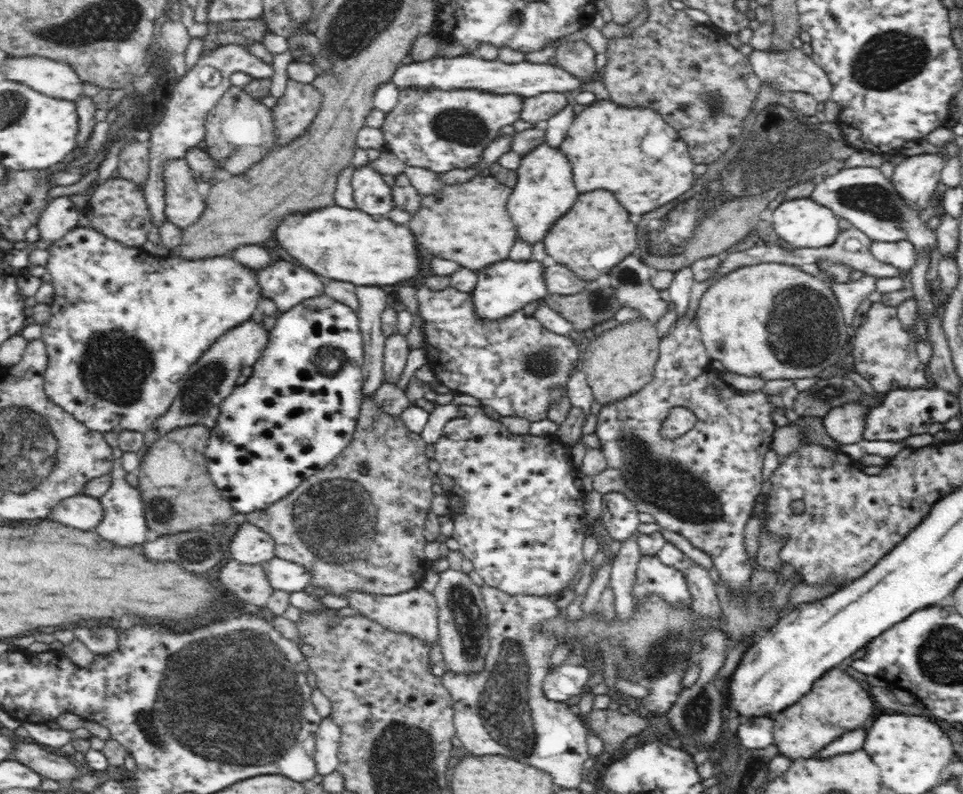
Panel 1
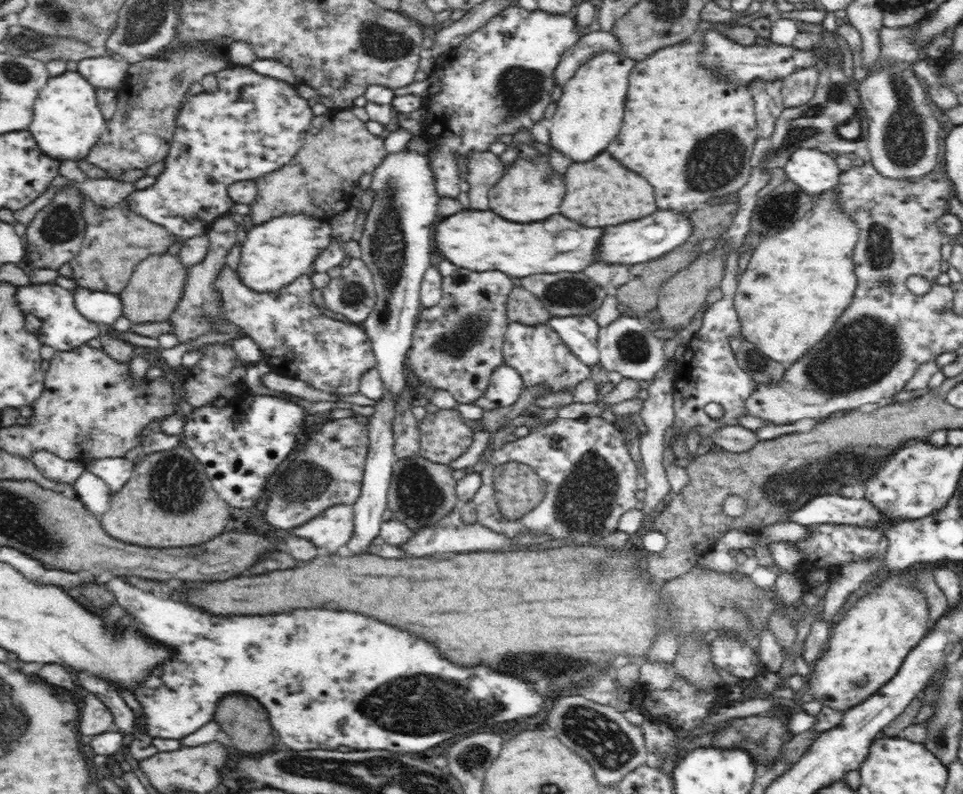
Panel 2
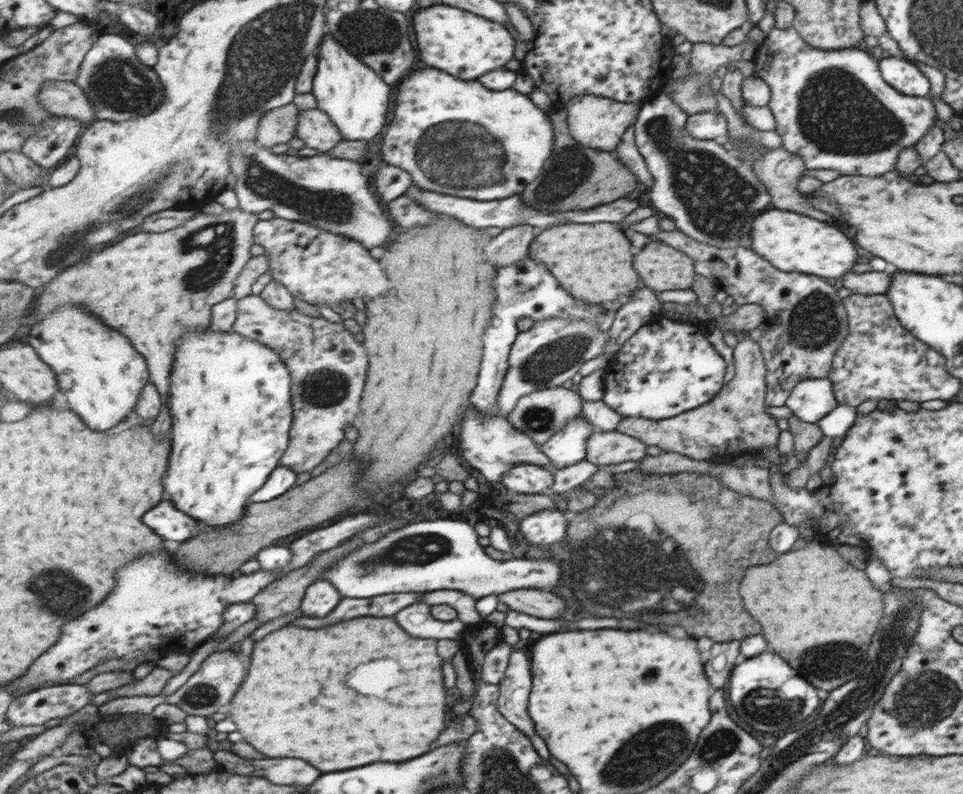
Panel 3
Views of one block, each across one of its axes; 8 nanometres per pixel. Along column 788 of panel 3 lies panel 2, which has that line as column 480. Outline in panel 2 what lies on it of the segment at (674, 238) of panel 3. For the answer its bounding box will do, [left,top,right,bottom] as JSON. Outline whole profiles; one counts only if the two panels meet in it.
[405,268,512,404]

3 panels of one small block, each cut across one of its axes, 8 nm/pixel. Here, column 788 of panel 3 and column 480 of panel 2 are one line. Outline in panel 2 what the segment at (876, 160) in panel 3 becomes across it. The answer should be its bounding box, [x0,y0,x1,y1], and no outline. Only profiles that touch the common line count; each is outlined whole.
[423,5,580,198]

